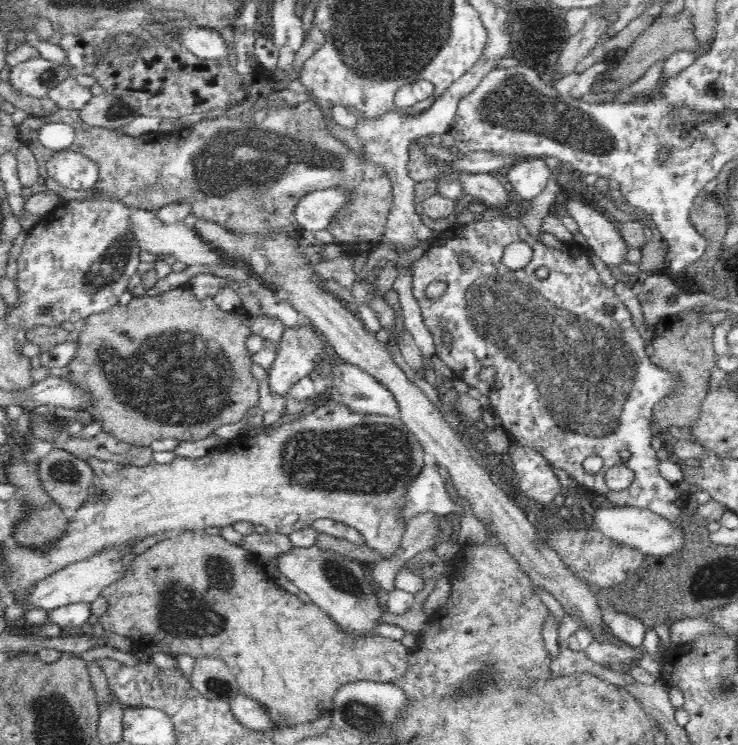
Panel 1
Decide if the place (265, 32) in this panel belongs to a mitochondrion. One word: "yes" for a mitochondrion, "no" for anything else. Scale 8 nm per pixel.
no

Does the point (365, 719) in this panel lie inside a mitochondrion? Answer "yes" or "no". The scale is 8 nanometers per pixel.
yes

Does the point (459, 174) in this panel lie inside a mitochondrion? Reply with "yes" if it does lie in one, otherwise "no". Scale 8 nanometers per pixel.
no

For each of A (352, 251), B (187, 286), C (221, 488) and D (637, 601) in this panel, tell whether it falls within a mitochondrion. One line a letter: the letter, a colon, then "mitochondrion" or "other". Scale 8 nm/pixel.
A: other
B: other
C: other
D: mitochondrion

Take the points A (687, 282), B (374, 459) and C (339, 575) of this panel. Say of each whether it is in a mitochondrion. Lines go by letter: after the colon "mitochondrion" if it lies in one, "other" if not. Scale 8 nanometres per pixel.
A: other
B: mitochondrion
C: mitochondrion

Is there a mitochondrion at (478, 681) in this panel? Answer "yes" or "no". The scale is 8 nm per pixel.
yes

